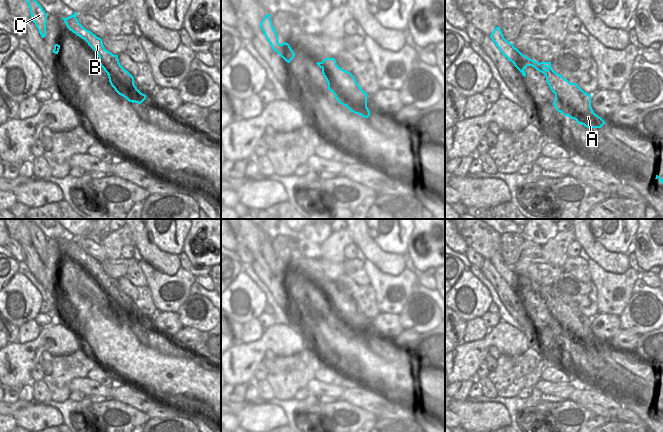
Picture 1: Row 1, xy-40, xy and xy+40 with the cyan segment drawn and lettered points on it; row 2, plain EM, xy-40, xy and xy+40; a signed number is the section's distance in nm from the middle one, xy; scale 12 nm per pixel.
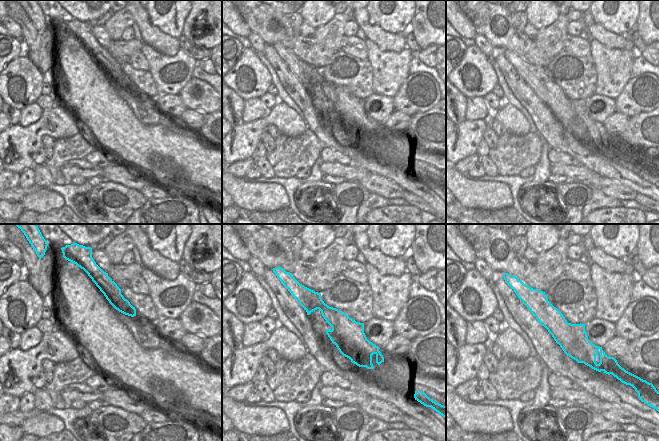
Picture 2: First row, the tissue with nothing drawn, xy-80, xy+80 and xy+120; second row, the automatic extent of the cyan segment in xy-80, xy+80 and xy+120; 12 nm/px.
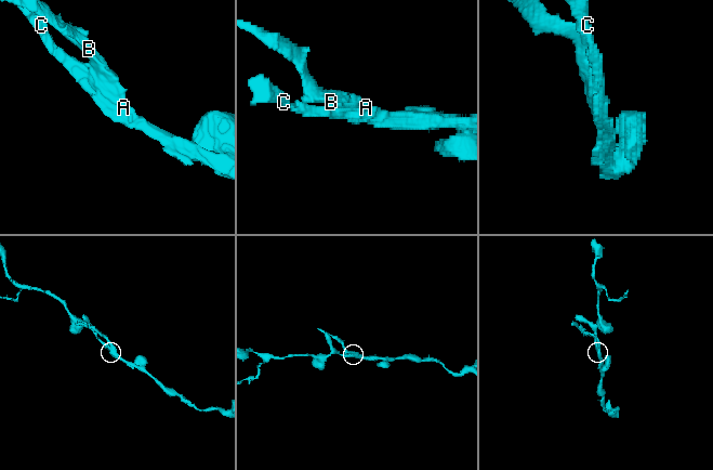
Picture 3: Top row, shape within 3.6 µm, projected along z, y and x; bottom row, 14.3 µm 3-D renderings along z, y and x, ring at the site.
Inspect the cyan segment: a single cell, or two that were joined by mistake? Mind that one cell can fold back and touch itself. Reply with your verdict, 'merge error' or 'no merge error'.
merge error

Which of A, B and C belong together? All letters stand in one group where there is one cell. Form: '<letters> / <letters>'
A C / B

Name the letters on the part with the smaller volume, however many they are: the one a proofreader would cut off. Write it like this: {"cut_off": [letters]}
{"cut_off": ["B"]}

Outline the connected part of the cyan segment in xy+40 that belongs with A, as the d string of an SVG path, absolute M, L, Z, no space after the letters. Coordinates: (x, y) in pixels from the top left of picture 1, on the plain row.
M496 251L490 259L492 265L499 272L501 277L511 285L514 290L526 301L524 293L532 290L546 301L546 306L551 315L555 318L554 332L564 340L574 343L578 348L587 352L601 352L605 345L596 339L591 331L591 318L579 316L578 319L567 319L560 321L555 316L557 298L551 291L551 286L536 286L523 279L514 269L508 266L500 253Z

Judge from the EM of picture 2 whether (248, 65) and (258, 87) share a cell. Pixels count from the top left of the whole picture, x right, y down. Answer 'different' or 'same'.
same

